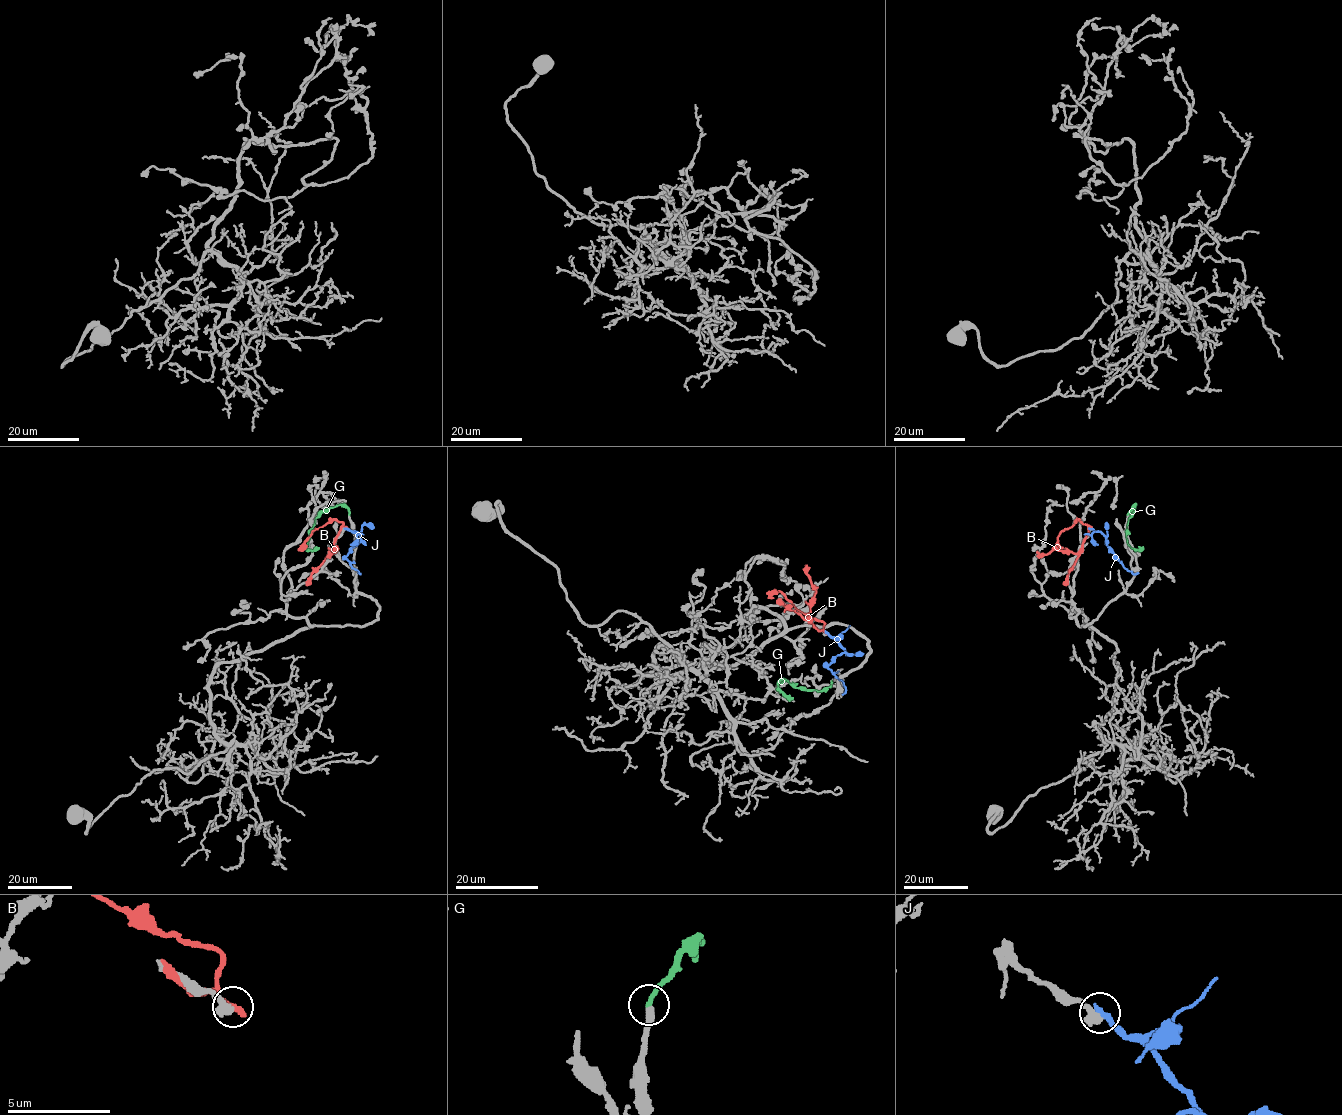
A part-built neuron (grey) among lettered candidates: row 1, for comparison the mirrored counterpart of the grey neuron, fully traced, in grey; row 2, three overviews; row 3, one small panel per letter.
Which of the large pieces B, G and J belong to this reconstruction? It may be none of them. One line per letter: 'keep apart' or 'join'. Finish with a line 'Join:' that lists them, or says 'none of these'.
B: keep apart
G: join
J: keep apart
Join: G

